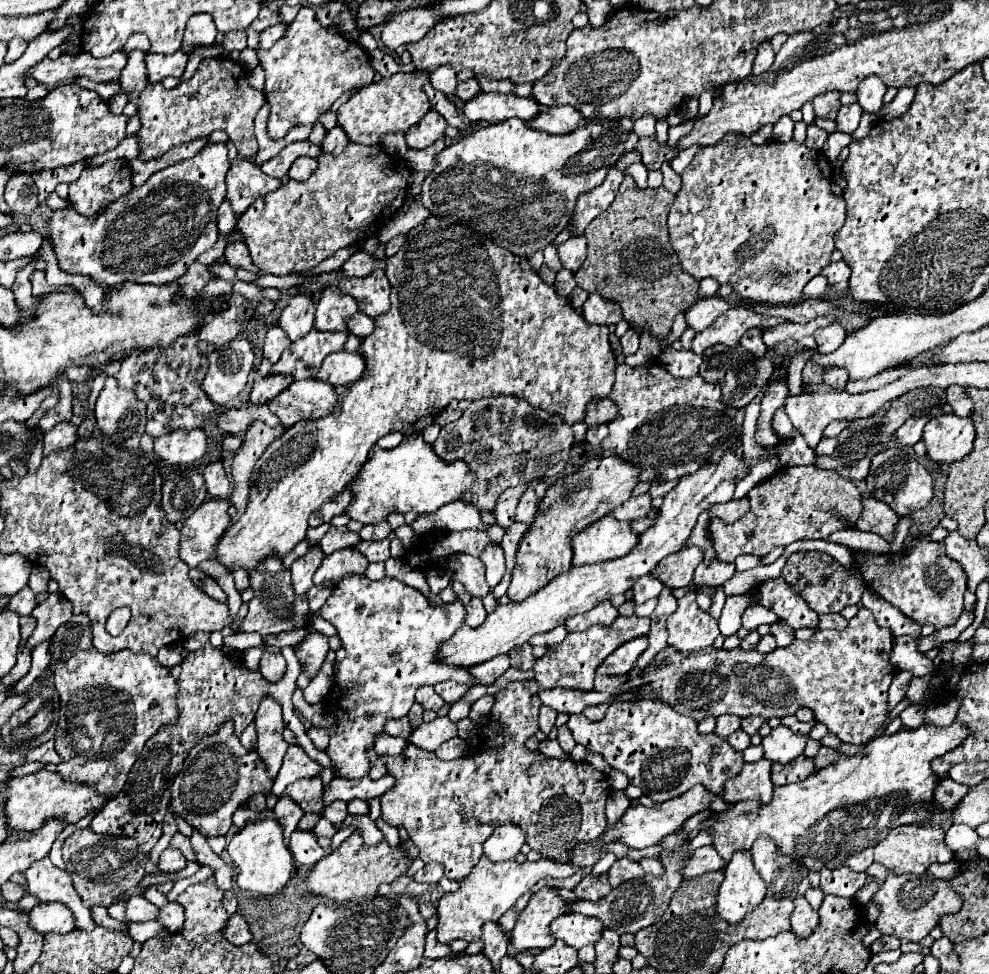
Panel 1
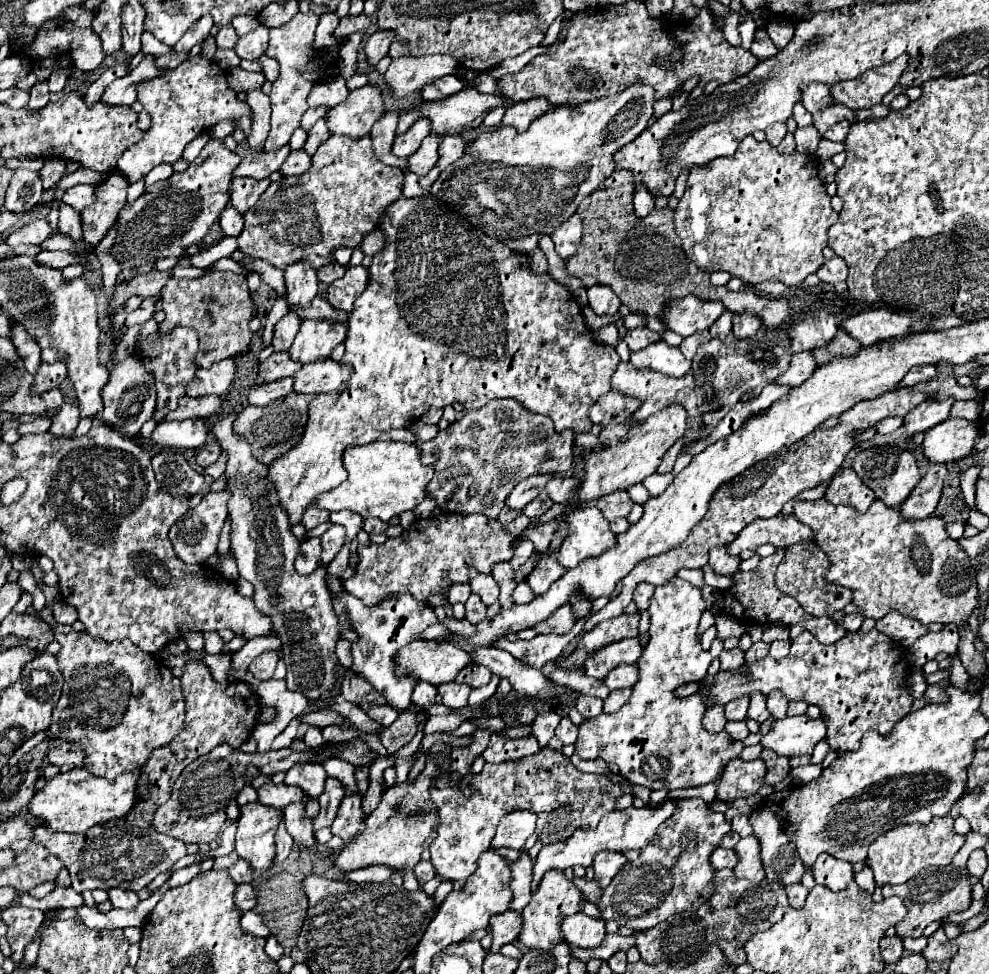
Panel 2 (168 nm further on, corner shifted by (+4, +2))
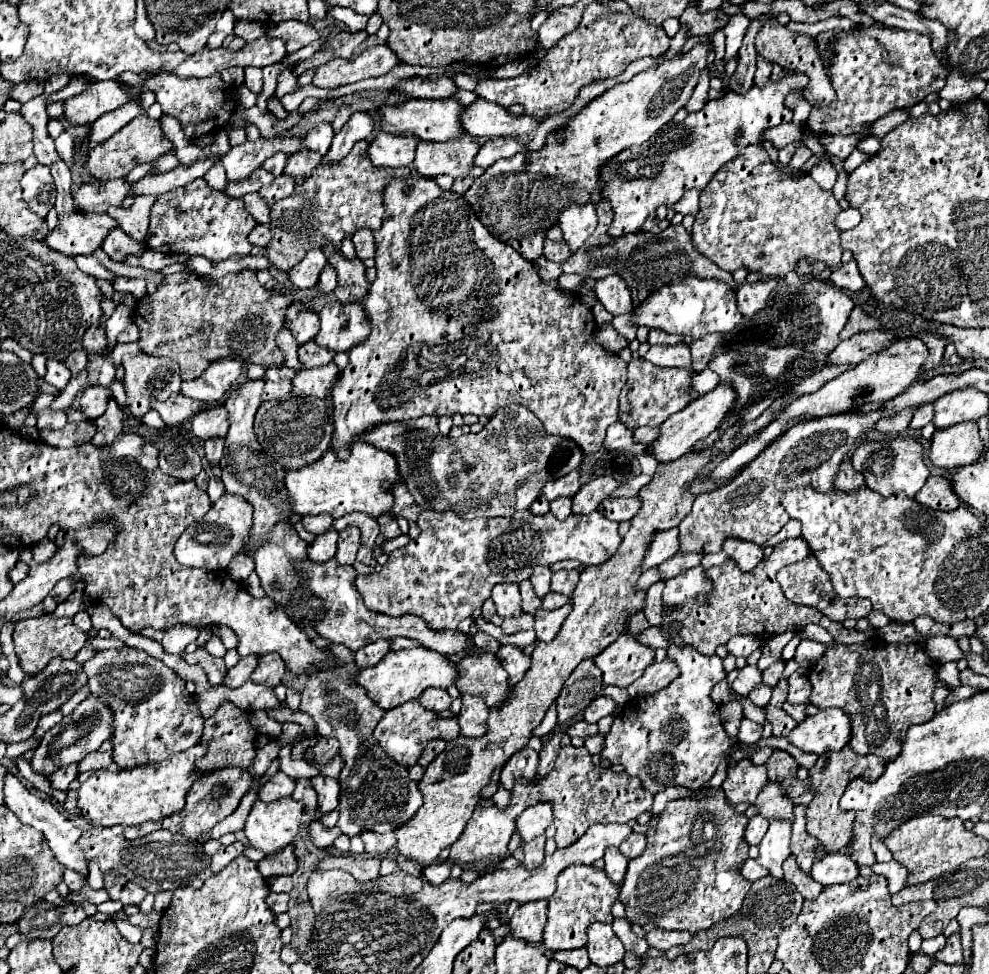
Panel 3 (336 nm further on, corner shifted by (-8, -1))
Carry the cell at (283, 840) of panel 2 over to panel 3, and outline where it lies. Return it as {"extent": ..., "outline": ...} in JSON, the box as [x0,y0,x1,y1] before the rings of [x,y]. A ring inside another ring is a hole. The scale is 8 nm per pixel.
{"extent":[257,845,297,877],"outline":[[[287,845],[277,857],[267,857],[257,863],[263,877],[271,875],[293,875],[297,871],[297,857],[295,857],[295,845]]]}

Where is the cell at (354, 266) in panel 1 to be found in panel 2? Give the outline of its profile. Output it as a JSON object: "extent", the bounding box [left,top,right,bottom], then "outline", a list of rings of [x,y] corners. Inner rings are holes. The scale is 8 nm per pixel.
{"extent":[317,262,345,284],"outline":[[[331,262],[331,264],[327,264],[327,266],[323,266],[321,270],[317,270],[317,278],[321,280],[321,282],[325,282],[325,284],[331,284],[333,280],[337,280],[337,278],[341,278],[343,274],[345,274],[345,266],[341,266],[341,264],[337,264],[337,262]]]}

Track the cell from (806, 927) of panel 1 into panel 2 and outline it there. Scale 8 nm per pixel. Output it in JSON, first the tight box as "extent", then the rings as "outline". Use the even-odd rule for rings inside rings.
{"extent":[787,884,807,908],"outline":[[[793,884],[793,886],[787,886],[787,896],[789,896],[789,904],[793,908],[801,908],[805,904],[805,898],[807,898],[807,888],[801,886],[801,884]]]}

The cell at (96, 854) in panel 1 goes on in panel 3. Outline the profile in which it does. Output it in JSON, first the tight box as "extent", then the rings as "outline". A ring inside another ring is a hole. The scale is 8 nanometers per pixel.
{"extent":[77,825,213,893],"outline":[[[114,825],[105,829],[89,829],[77,841],[77,847],[83,851],[87,861],[95,861],[99,869],[115,869],[123,877],[141,885],[147,893],[159,893],[165,889],[175,891],[181,885],[199,887],[213,873],[209,871],[209,857],[205,855],[201,845],[193,845],[185,841],[185,837],[169,833],[165,829],[157,829],[145,837],[135,841],[127,841],[123,837],[122,826]]]}

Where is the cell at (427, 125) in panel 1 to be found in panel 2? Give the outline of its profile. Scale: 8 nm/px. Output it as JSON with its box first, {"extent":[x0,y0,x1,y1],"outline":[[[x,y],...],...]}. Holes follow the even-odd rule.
{"extent":[391,118,429,156],"outline":[[[421,118],[405,134],[397,134],[395,136],[391,152],[395,156],[411,156],[421,146],[421,140],[425,136],[429,136],[429,120]]]}

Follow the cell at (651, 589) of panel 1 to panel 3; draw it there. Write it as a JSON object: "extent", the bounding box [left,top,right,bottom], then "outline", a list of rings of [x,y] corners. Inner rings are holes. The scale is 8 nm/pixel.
{"extent":[645,581,665,625],"outline":[[[657,581],[649,587],[647,591],[647,603],[645,603],[645,617],[649,621],[649,625],[661,625],[663,621],[663,605],[661,605],[661,591],[663,591],[665,583]]]}

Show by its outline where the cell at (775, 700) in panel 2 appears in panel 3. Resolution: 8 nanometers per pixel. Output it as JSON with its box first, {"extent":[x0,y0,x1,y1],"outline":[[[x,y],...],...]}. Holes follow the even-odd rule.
{"extent":[787,667,811,703],"outline":[[[799,667],[791,677],[789,677],[789,693],[787,693],[787,703],[807,703],[811,693],[811,685],[807,679],[807,669]]]}

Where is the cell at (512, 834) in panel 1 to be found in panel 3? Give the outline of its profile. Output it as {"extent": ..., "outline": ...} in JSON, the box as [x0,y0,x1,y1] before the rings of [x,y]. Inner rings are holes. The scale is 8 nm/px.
{"extent":[517,803,553,843],"outline":[[[541,803],[541,805],[533,805],[527,807],[519,817],[517,817],[517,833],[521,837],[523,843],[533,841],[535,837],[543,835],[545,829],[551,825],[553,815],[551,815],[551,807]]]}

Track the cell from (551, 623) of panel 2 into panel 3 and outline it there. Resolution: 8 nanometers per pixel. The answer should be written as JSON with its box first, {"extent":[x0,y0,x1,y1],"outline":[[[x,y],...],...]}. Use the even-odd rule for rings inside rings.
{"extent":[535,603,571,641],"outline":[[[571,603],[559,607],[559,609],[553,609],[553,611],[547,611],[547,609],[539,609],[535,613],[535,633],[537,633],[537,639],[539,641],[553,641],[555,635],[559,633],[561,629],[561,623],[567,619],[567,615],[571,613]]]}

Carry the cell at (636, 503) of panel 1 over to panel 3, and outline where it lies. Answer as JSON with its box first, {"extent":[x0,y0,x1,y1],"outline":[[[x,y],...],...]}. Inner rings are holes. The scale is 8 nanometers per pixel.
{"extent":[599,497,641,521],"outline":[[[611,497],[601,501],[599,505],[599,513],[603,513],[605,517],[609,517],[611,521],[629,521],[637,511],[641,509],[641,499],[635,497]]]}

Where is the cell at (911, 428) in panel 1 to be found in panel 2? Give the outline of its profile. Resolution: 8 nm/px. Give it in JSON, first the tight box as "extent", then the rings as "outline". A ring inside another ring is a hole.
{"extent":[905,398,955,436],"outline":[[[955,398],[947,400],[925,400],[919,406],[915,406],[905,416],[905,430],[909,436],[915,432],[927,432],[931,426],[937,426],[939,422],[947,420],[951,414],[951,408],[955,404]]]}

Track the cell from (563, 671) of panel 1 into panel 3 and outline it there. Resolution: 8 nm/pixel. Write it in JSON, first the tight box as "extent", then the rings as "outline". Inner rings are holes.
{"extent":[635,627,665,649],"outline":[[[647,627],[643,633],[639,633],[639,635],[635,635],[641,643],[645,643],[645,645],[649,645],[649,647],[653,647],[653,649],[657,649],[657,647],[663,647],[665,649],[665,637],[663,637],[663,633],[661,633],[661,629],[659,627]]]}

